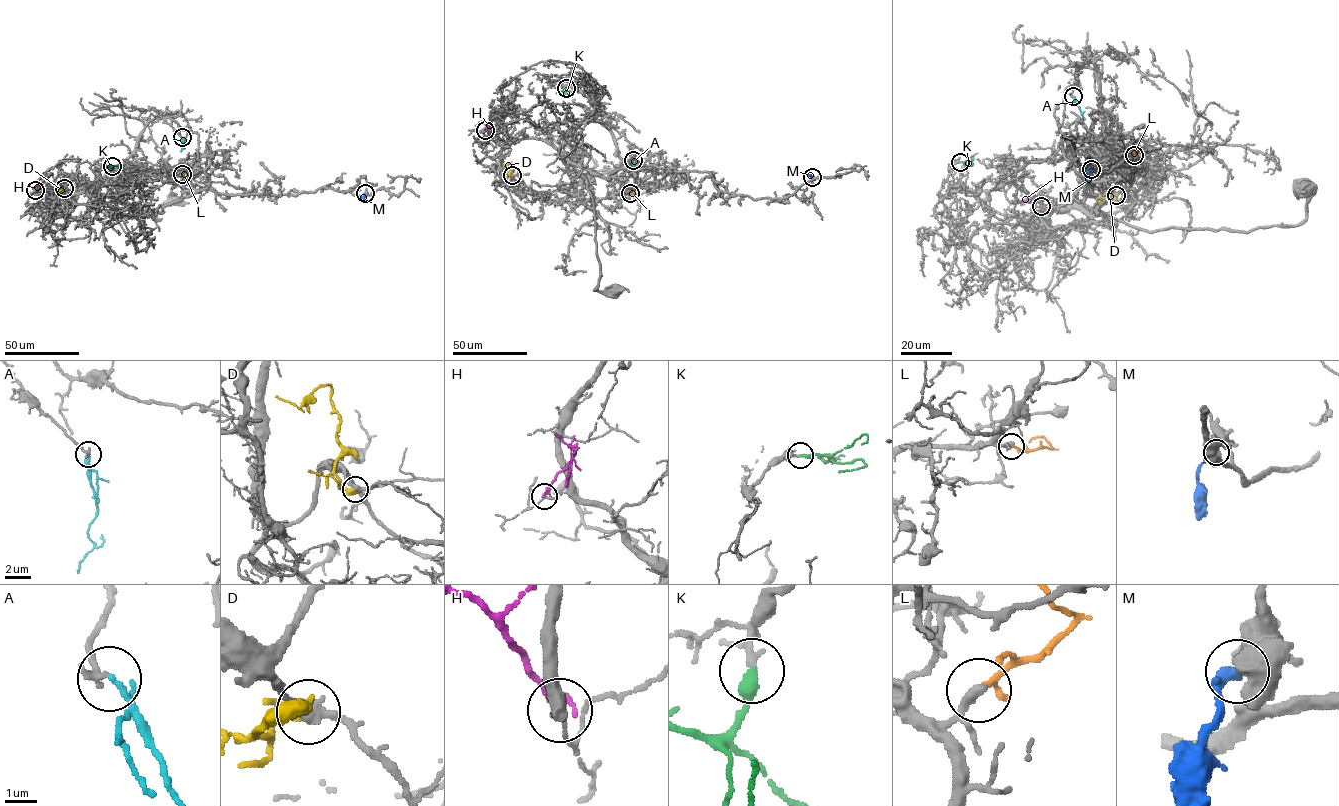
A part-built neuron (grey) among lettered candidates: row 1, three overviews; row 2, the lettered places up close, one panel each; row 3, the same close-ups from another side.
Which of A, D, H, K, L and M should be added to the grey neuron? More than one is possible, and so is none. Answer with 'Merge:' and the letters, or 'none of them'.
Merge: A, K, L

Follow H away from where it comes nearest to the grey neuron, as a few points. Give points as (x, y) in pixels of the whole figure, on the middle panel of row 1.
H: (485, 130), (489, 126), (488, 118)

